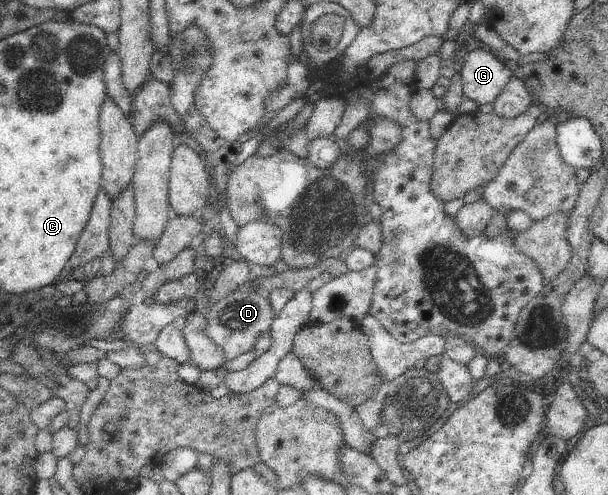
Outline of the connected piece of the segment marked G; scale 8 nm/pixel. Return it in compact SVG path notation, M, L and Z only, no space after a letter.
M482 45L468 53L459 74L464 97L479 106L494 103L513 75L514 71Z

